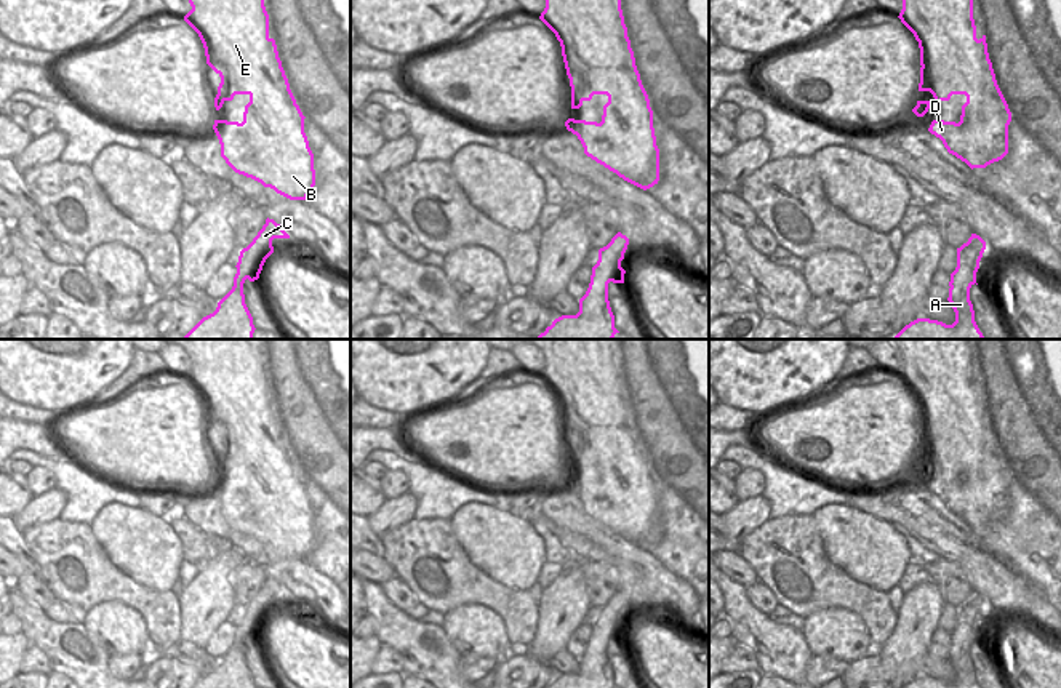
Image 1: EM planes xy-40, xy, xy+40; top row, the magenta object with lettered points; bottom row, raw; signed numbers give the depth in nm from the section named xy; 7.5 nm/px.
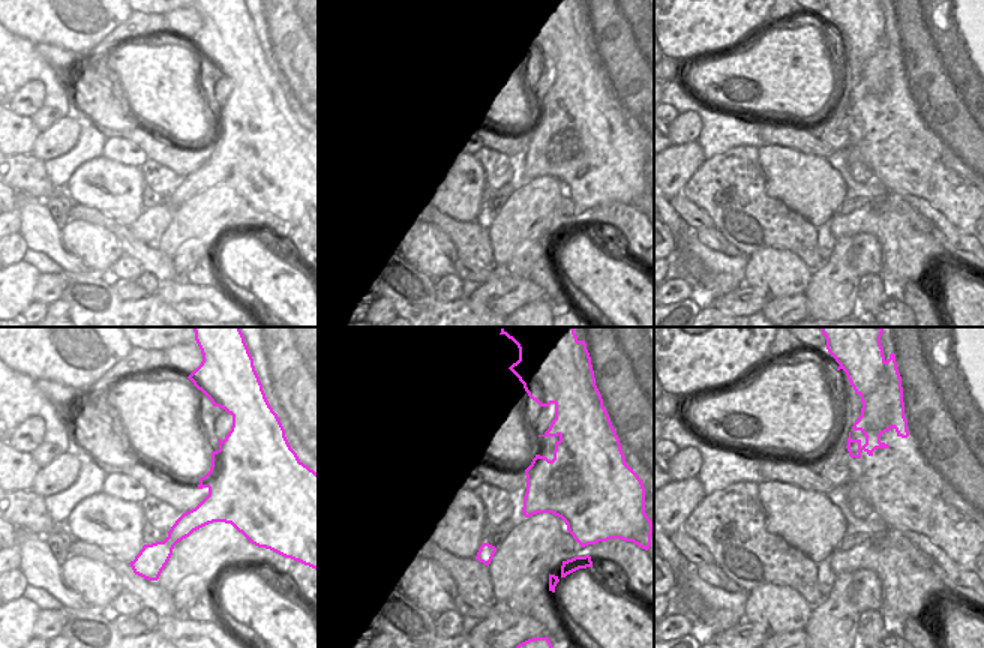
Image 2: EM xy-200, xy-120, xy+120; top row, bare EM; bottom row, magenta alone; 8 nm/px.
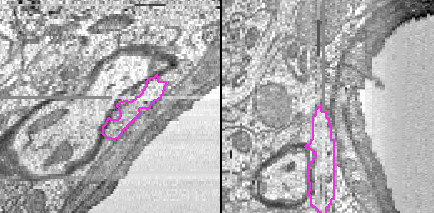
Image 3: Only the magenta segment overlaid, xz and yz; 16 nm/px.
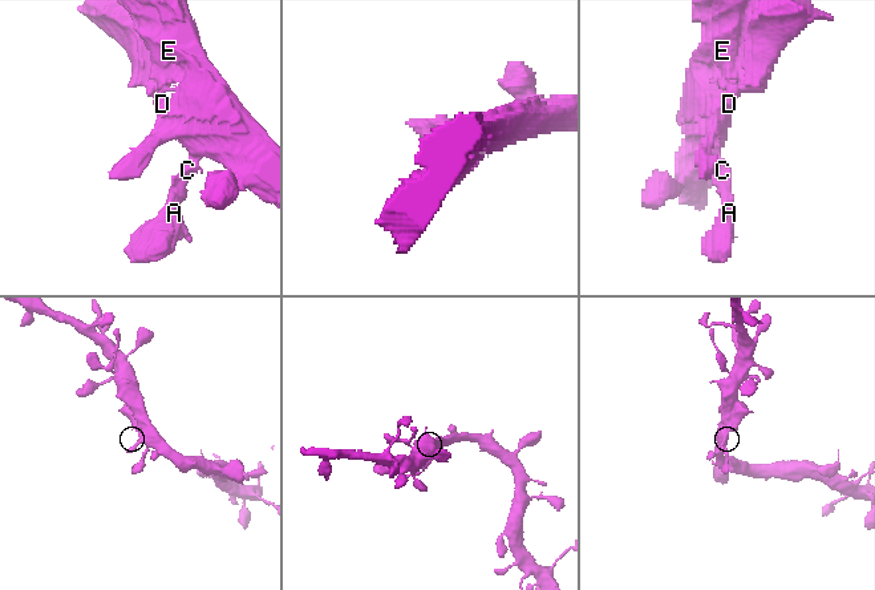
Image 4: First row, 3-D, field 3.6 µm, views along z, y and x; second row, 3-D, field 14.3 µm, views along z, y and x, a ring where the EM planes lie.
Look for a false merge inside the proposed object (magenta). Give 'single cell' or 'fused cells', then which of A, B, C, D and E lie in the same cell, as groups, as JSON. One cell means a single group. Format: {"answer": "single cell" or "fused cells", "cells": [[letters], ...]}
{"answer": "single cell", "cells": [["A", "B", "C", "D", "E"]]}

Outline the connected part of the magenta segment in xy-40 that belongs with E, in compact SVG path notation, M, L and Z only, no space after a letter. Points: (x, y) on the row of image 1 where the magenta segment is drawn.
M189 0L192 10L184 21L198 34L206 64L221 77L214 107L219 110L235 94L248 94L243 122L214 120L213 130L221 144L221 157L238 174L274 189L290 200L306 200L315 186L314 154L304 133L304 115L290 90L275 40L269 37L269 14L264 0Z

